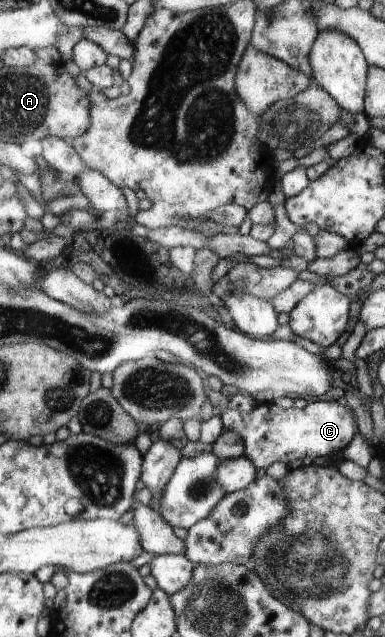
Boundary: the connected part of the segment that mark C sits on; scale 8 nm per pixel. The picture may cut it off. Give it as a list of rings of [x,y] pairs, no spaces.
[[[342,400],[334,402],[311,402],[311,404],[305,406],[302,410],[295,407],[283,410],[283,408],[280,408],[273,402],[259,403],[254,408],[251,408],[249,412],[227,409],[223,414],[219,415],[223,422],[221,434],[225,430],[237,432],[243,438],[245,458],[257,469],[267,469],[277,462],[286,462],[289,464],[292,460],[303,460],[306,456],[313,460],[317,457],[331,457],[333,454],[344,450],[358,432],[357,418],[355,418],[353,410]]]

